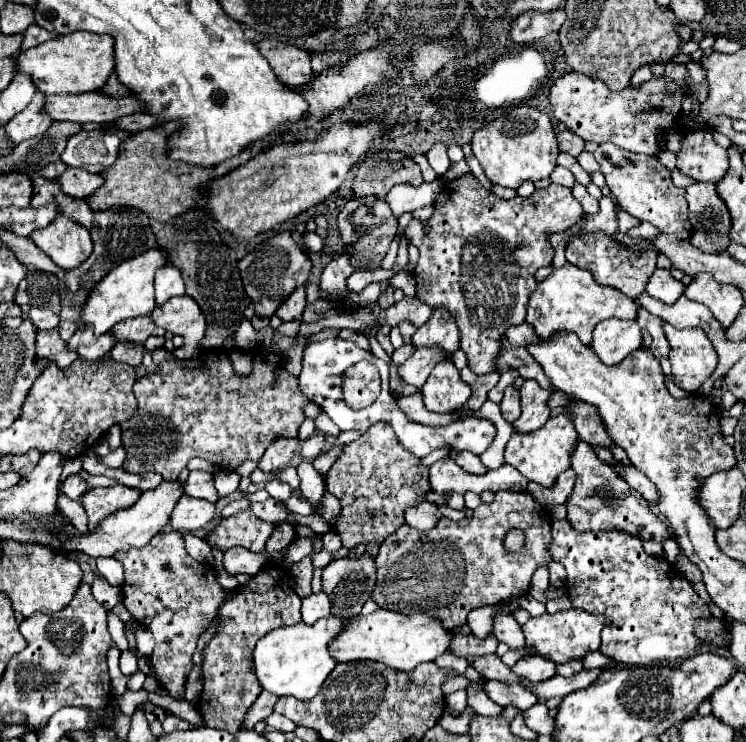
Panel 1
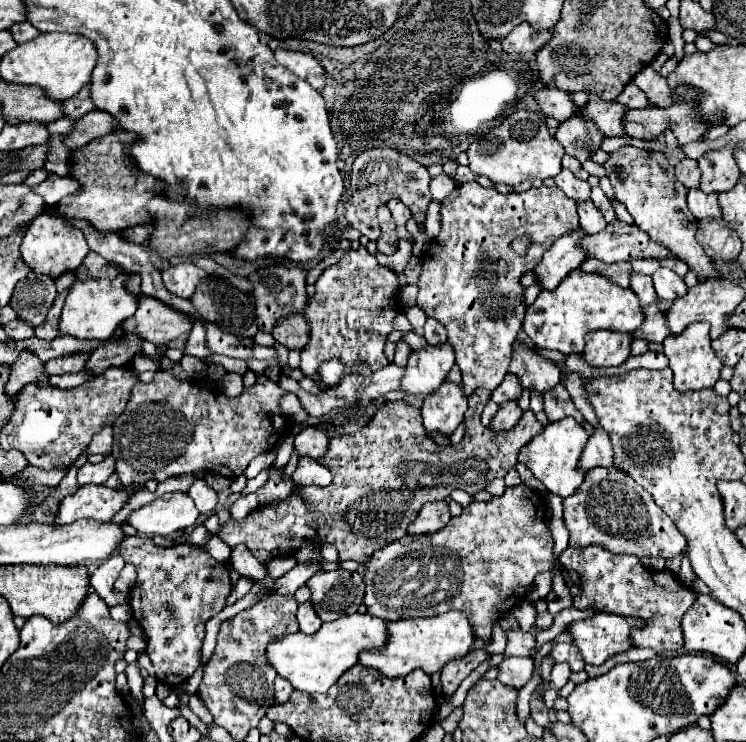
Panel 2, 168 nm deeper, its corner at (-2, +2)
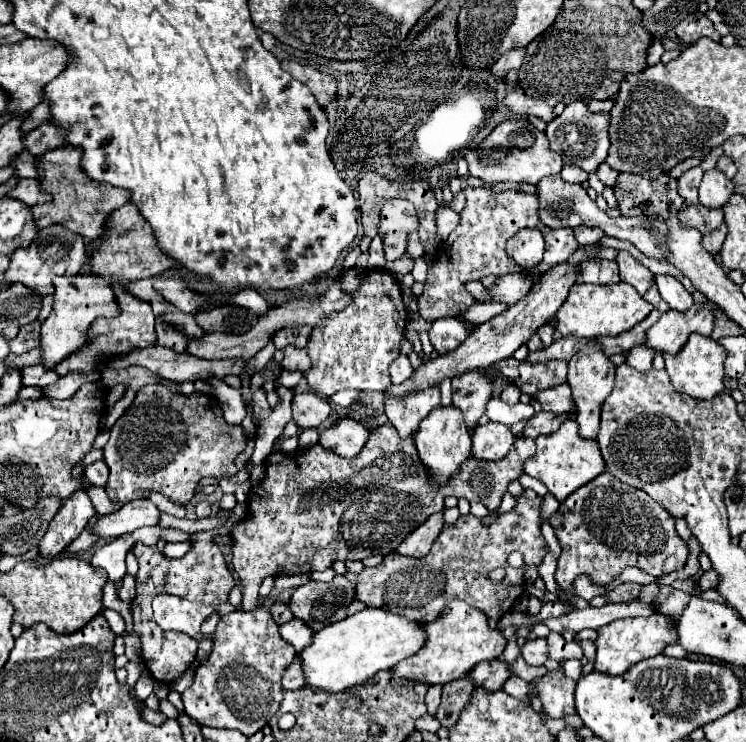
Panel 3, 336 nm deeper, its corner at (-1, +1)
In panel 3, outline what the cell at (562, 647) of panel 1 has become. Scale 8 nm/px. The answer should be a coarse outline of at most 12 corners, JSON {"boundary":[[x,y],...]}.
{"boundary":[[669,618],[597,630],[595,670],[619,676],[677,642]]}

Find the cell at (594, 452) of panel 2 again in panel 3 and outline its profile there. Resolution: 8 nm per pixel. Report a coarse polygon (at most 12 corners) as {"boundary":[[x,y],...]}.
{"boundary":[[589,340],[569,360],[579,436],[597,440],[615,364]]}

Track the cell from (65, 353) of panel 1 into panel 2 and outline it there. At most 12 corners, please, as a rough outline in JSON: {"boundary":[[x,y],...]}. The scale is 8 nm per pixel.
{"boundary":[[22,353],[10,367],[4,387],[14,397],[28,383],[44,387],[44,365]]}

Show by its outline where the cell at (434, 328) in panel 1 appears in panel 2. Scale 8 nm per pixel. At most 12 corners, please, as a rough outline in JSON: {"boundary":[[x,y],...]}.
{"boundary":[[412,351],[398,391],[426,397],[444,383],[454,353]]}

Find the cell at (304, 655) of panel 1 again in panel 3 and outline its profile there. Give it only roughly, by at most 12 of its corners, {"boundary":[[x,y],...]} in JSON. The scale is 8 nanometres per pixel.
{"boundary":[[365,608],[297,654],[307,686],[341,692],[415,654],[417,622]]}

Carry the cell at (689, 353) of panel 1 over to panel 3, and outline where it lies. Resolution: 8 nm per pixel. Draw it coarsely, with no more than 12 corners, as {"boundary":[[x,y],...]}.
{"boundary":[[691,334],[663,354],[677,392],[707,400],[725,390],[725,350]]}

